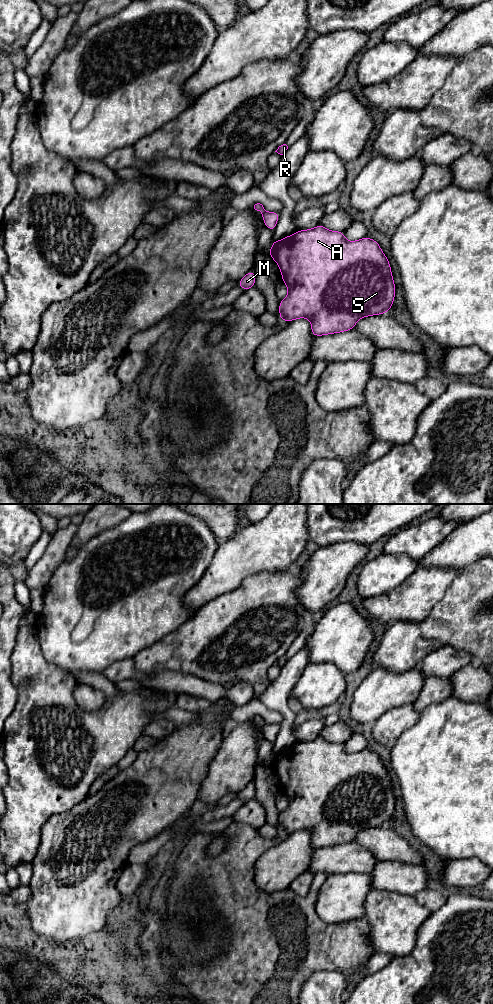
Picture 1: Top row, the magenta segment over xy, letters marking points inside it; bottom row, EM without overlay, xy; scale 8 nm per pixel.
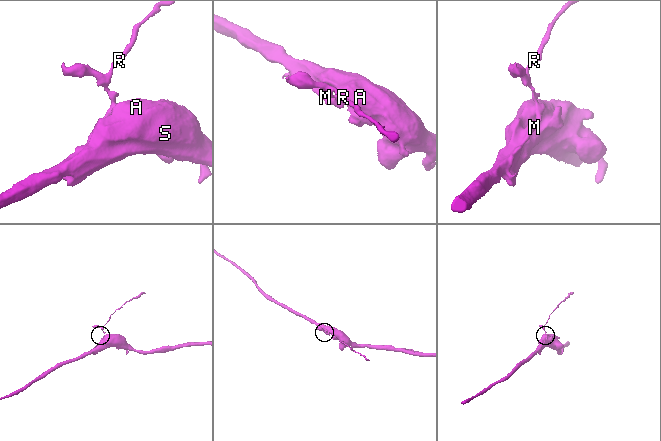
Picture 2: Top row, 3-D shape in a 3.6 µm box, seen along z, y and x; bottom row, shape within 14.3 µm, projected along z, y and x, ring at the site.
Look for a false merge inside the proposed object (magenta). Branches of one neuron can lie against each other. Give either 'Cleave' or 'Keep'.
Cleave

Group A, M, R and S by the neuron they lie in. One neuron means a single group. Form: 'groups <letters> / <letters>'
groups A S / M R

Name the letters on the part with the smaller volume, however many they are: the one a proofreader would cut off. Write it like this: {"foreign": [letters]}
{"foreign": ["M", "R"]}

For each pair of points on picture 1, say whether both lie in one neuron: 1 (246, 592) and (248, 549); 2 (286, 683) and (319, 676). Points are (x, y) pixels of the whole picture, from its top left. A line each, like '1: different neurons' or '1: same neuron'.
1: different neurons
2: different neurons

